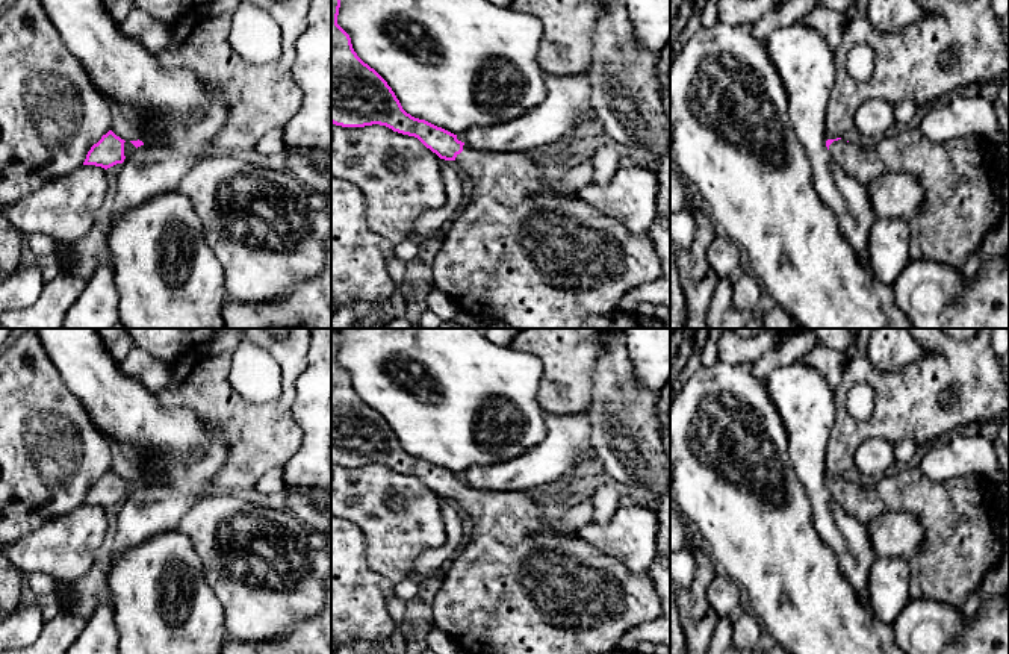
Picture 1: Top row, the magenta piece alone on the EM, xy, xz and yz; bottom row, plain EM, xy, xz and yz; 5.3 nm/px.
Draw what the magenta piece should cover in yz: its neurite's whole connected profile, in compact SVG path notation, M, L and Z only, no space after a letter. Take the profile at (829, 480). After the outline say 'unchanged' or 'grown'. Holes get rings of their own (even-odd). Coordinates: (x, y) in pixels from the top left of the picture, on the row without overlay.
M905 466L876 480L873 487L861 487L844 477L827 478L826 486L832 498L862 524L885 512L908 512L921 521L924 537L911 560L911 598L929 598L962 609L1004 554L1003 495L992 480L982 475L930 480L920 468Z; grown

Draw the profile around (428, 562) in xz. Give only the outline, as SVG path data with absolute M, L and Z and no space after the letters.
M440 498L440 513L445 524L446 539L442 547L424 551L416 560L418 578L428 578L458 553L463 539L461 516L448 500Z

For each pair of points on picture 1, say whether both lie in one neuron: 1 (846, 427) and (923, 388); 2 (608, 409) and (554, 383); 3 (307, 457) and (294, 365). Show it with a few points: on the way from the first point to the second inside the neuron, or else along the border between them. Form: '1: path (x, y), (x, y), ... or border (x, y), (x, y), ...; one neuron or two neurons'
1: path (866, 427), (878, 427), (890, 421), (903, 407); one neuron
2: border (596, 365), (592, 374), (592, 400), (587, 406); two neurons
3: border (310, 347), (306, 368), (295, 383), (292, 415); two neurons

